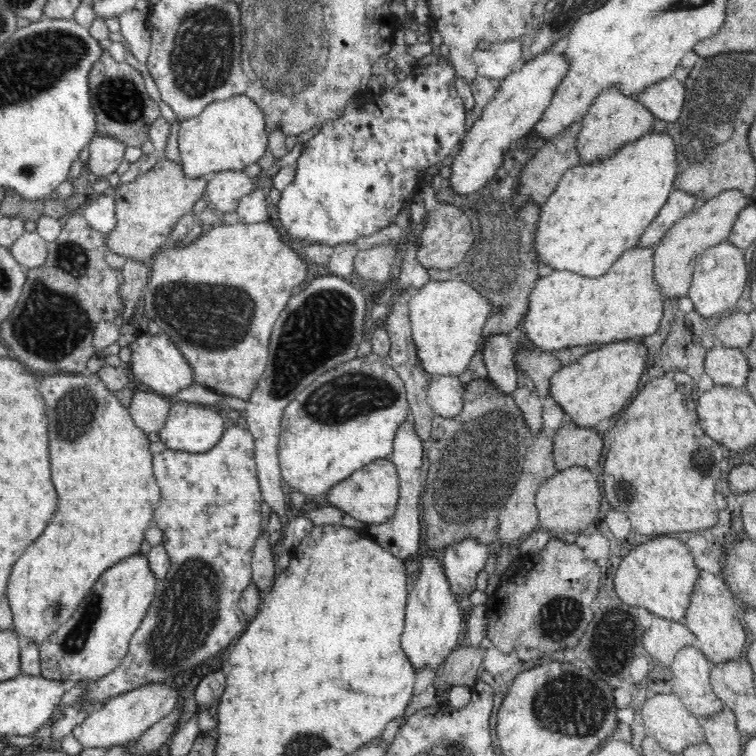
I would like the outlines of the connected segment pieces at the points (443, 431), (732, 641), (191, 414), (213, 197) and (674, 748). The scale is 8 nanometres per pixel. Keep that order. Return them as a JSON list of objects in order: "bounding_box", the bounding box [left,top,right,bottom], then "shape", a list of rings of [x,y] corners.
[{"bounding_box":[422,382,534,555],"shape":[[[492,382],[468,383],[463,394],[462,414],[452,418],[433,417],[430,440],[427,447],[429,472],[422,495],[422,555],[444,550],[464,538],[475,538],[482,544],[490,544],[497,538],[497,516],[514,485],[522,474],[523,456],[533,444],[534,434],[521,417],[512,394],[501,394]]]},{"bounding_box":[683,571,746,665],"shape":[[[704,571],[700,572],[699,576],[690,595],[683,622],[695,634],[696,646],[712,665],[743,658],[746,650],[746,634],[738,618],[741,604],[728,591],[722,575]]]},{"bounding_box":[157,401,224,453],"shape":[[[173,401],[157,434],[168,449],[203,453],[219,441],[224,423],[217,408],[215,411],[196,403]]]},{"bounding_box":[206,171,253,213],"shape":[[[220,171],[208,178],[206,198],[211,208],[222,213],[233,213],[242,196],[248,196],[253,188],[253,179],[244,171]]]},{"bounding_box":[642,693,705,754],"shape":[[[674,693],[650,694],[642,706],[642,720],[647,734],[650,734],[658,742],[663,750],[672,754],[682,754],[682,750],[690,746],[696,746],[705,742],[705,730],[703,720],[692,715],[682,700]]]}]

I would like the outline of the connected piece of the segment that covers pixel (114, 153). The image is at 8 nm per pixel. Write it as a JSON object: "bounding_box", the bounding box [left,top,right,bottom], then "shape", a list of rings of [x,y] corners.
{"bounding_box":[88,136,125,178],"shape":[[[96,136],[88,144],[88,170],[99,178],[104,178],[124,160],[125,144],[109,136]]]}

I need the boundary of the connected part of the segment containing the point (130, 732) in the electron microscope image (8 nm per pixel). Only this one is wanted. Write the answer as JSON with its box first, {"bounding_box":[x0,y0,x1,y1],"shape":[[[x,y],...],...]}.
{"bounding_box":[71,682,178,748],"shape":[[[152,682],[142,688],[134,688],[106,702],[102,708],[90,712],[82,724],[75,726],[71,733],[84,748],[114,748],[126,746],[140,739],[155,722],[164,719],[178,706],[176,686]]]}

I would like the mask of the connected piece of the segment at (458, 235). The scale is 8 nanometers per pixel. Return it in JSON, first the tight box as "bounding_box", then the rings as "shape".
{"bounding_box":[417,181,475,271],"shape":[[[423,181],[419,184],[417,195],[424,200],[424,207],[429,216],[424,231],[419,238],[417,260],[424,269],[433,268],[442,271],[455,269],[473,252],[475,234],[474,230],[471,230],[468,217],[460,208],[438,203],[433,187]]]}

